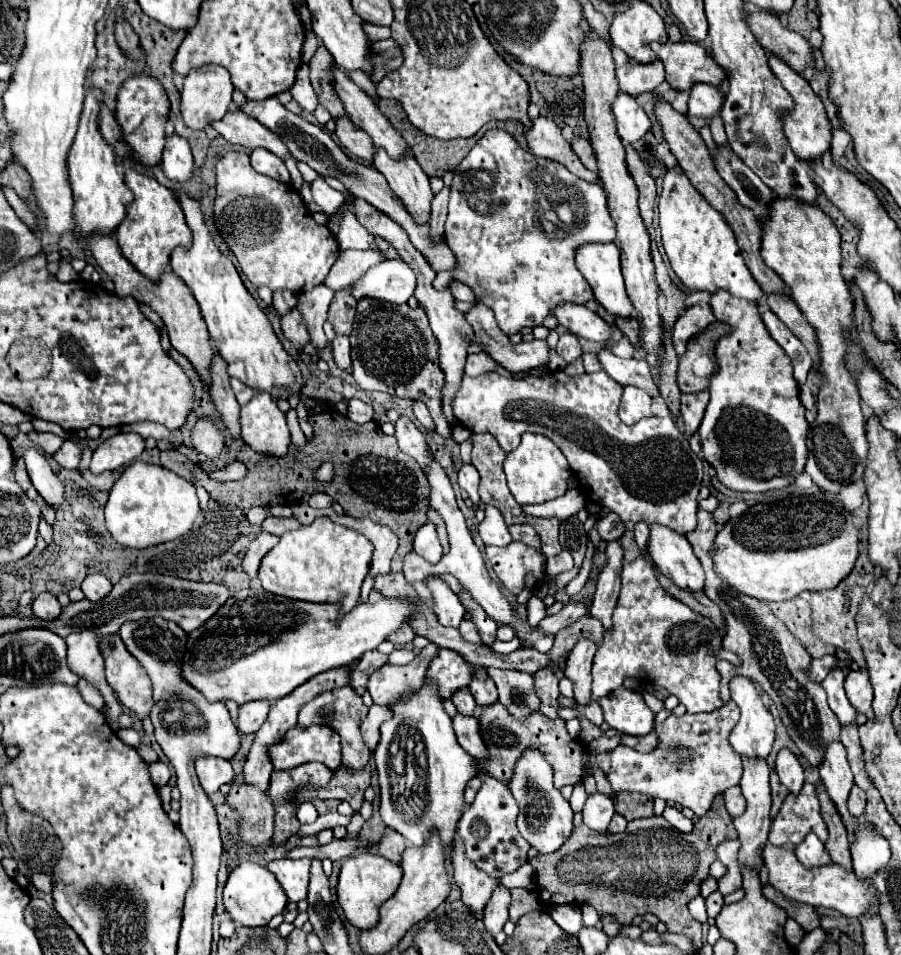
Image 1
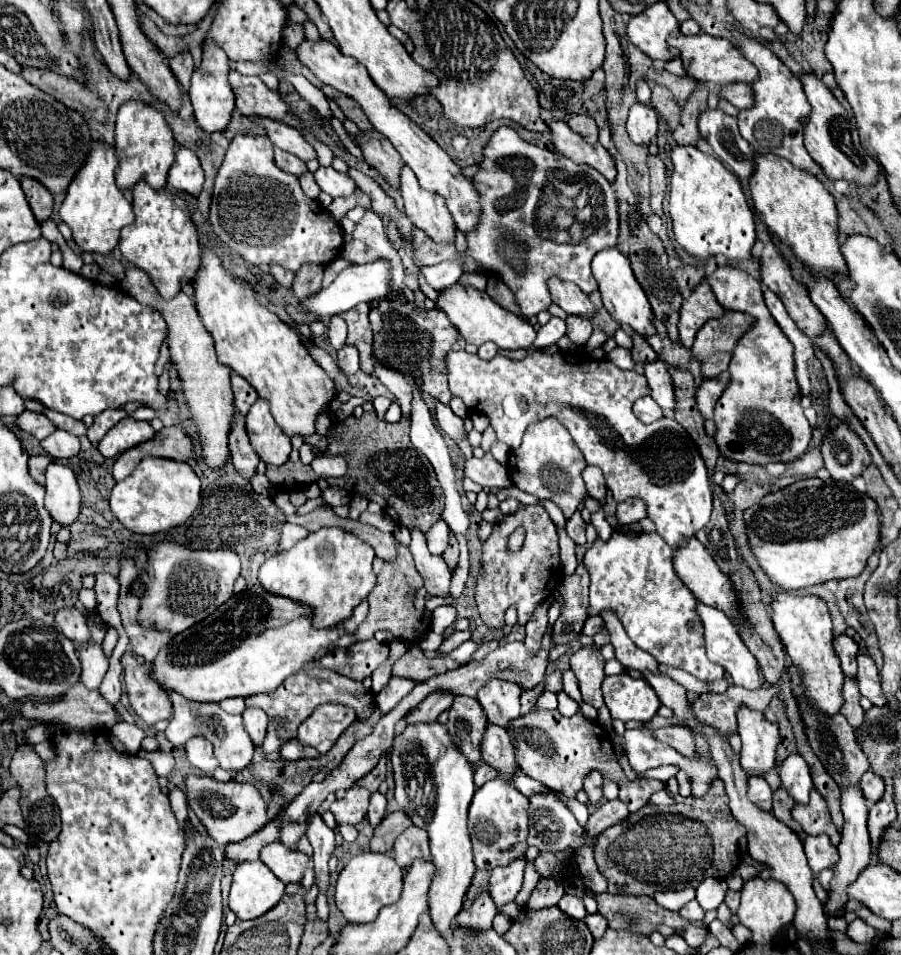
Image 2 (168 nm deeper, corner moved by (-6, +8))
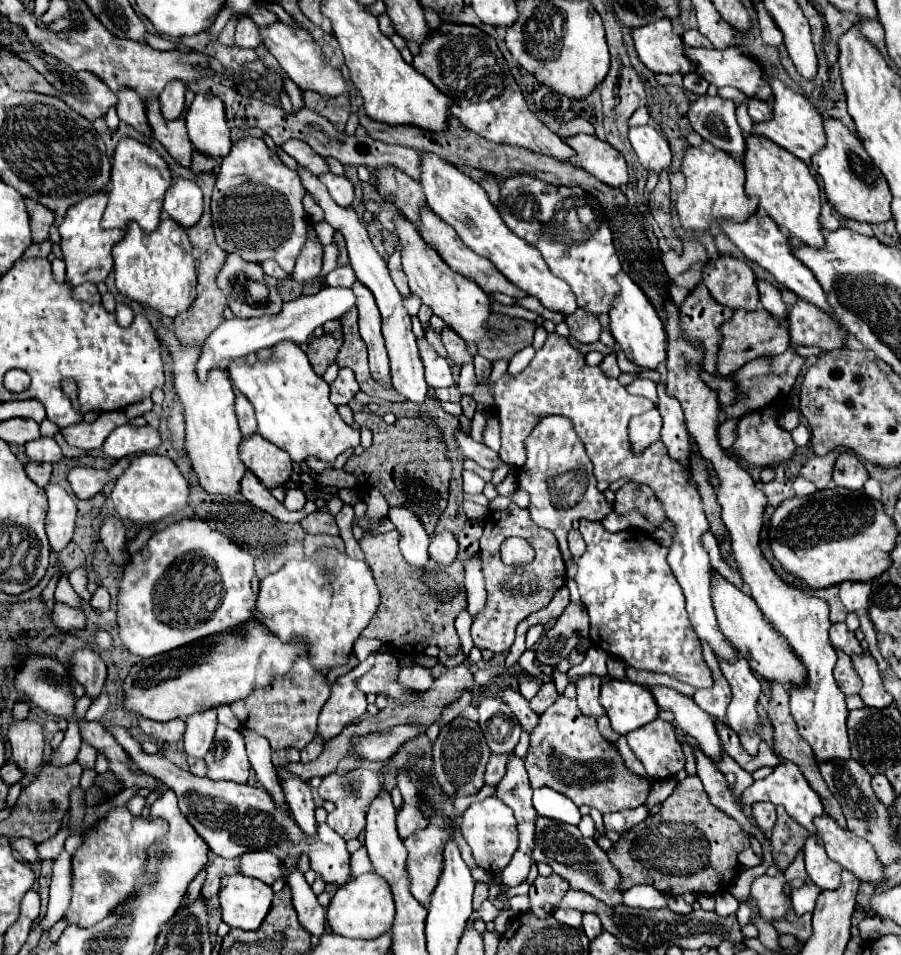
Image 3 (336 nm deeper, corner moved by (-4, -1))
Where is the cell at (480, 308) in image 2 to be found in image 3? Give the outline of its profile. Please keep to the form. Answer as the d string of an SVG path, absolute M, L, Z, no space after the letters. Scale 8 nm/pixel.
M403 216L395 220L395 234L401 246L403 272L409 278L411 292L417 294L423 304L429 304L431 310L439 318L443 318L445 324L453 328L469 346L483 340L485 336L493 338L493 334L485 328L489 316L489 296L481 288L477 288L477 282L465 278L459 272L453 272L439 256L439 252L429 248L429 244L421 238L421 234L417 234L417 228Z

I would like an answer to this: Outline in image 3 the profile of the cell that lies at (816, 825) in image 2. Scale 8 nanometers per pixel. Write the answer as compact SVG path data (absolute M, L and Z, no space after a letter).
M823 814L817 818L815 836L823 840L829 858L849 870L861 884L871 882L873 886L879 886L885 882L883 864L877 860L873 846L867 840L853 836L853 832L839 828L831 816Z

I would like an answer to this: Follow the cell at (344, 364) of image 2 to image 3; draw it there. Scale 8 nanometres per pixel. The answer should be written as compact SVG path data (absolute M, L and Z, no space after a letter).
M341 368L337 380L331 384L331 402L335 406L349 404L353 396L359 392L359 384L349 368Z

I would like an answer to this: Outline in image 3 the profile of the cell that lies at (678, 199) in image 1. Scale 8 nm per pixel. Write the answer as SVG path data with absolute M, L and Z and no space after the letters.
M709 142L701 146L691 146L683 158L683 174L687 180L687 190L679 192L677 196L677 212L681 216L681 224L685 230L703 232L711 230L719 224L721 218L735 218L745 220L751 212L757 210L757 198L747 196L745 192L745 168L743 162L735 160L731 154L715 148Z

